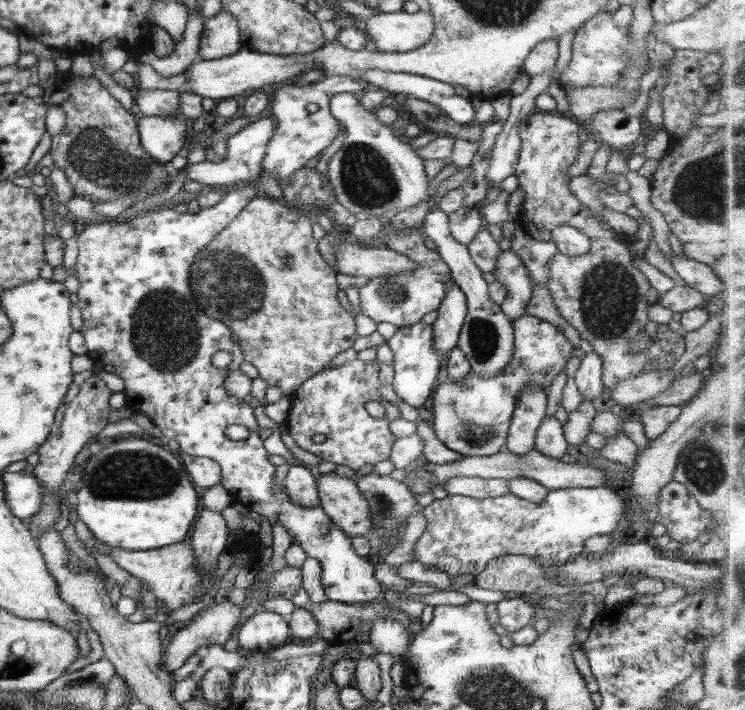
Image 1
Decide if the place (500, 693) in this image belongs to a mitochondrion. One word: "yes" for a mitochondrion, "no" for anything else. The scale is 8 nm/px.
yes

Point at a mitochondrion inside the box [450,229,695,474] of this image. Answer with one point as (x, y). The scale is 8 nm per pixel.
(609, 294)

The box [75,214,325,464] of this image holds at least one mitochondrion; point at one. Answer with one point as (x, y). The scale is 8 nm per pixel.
(164, 333)

